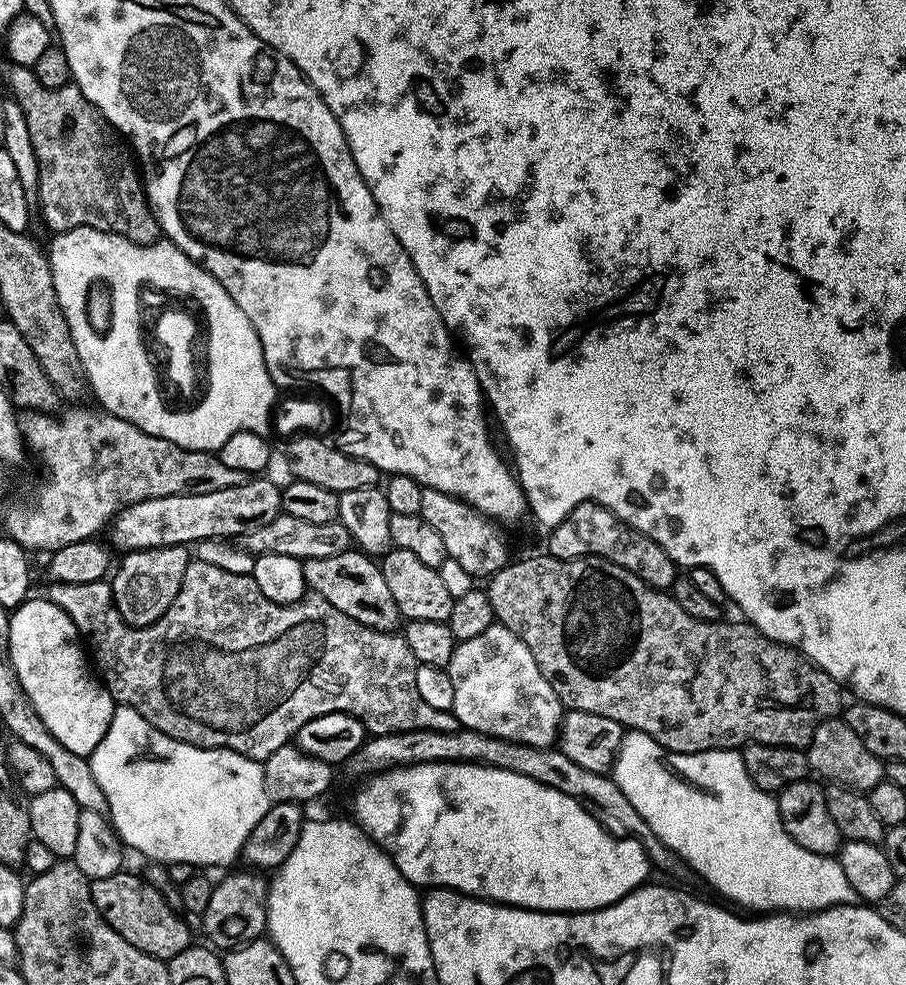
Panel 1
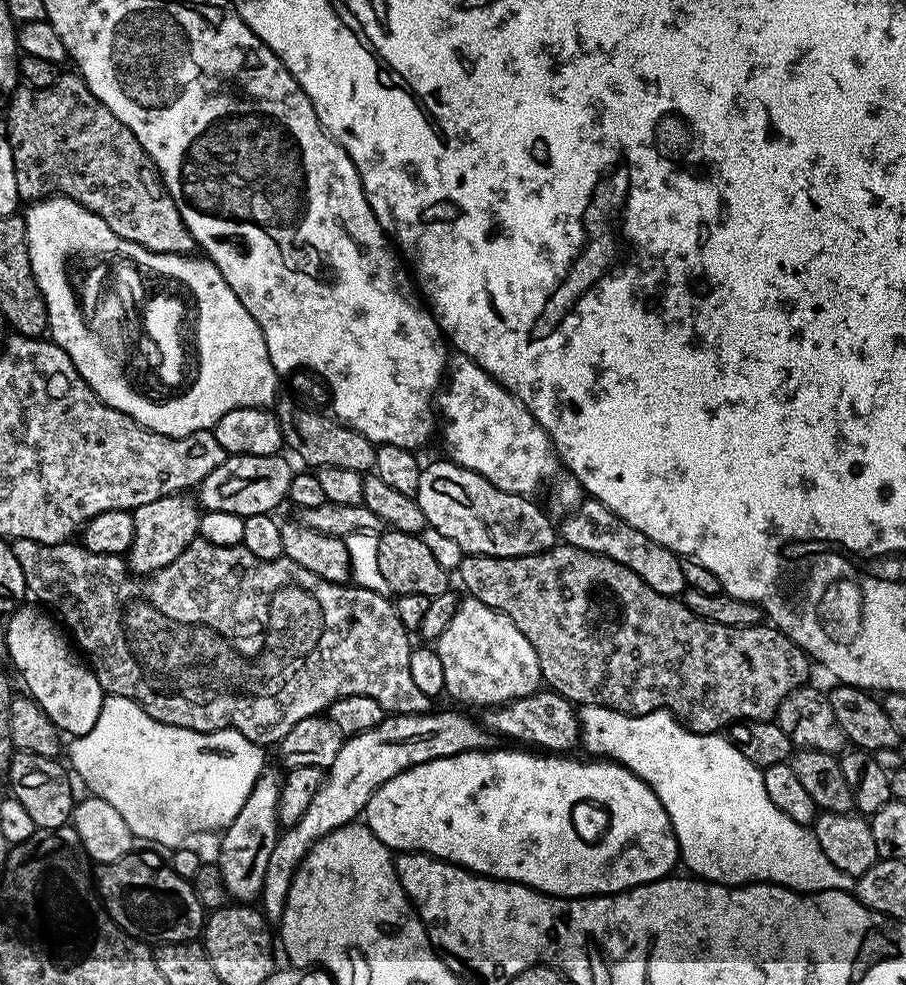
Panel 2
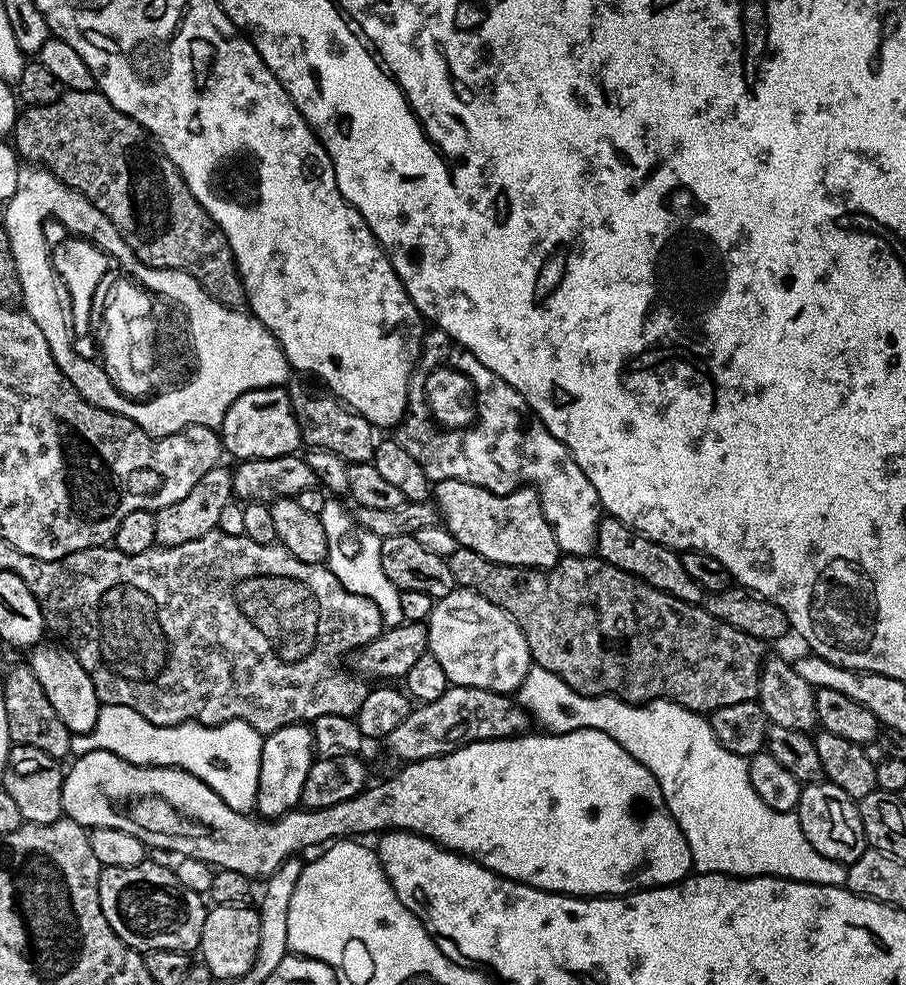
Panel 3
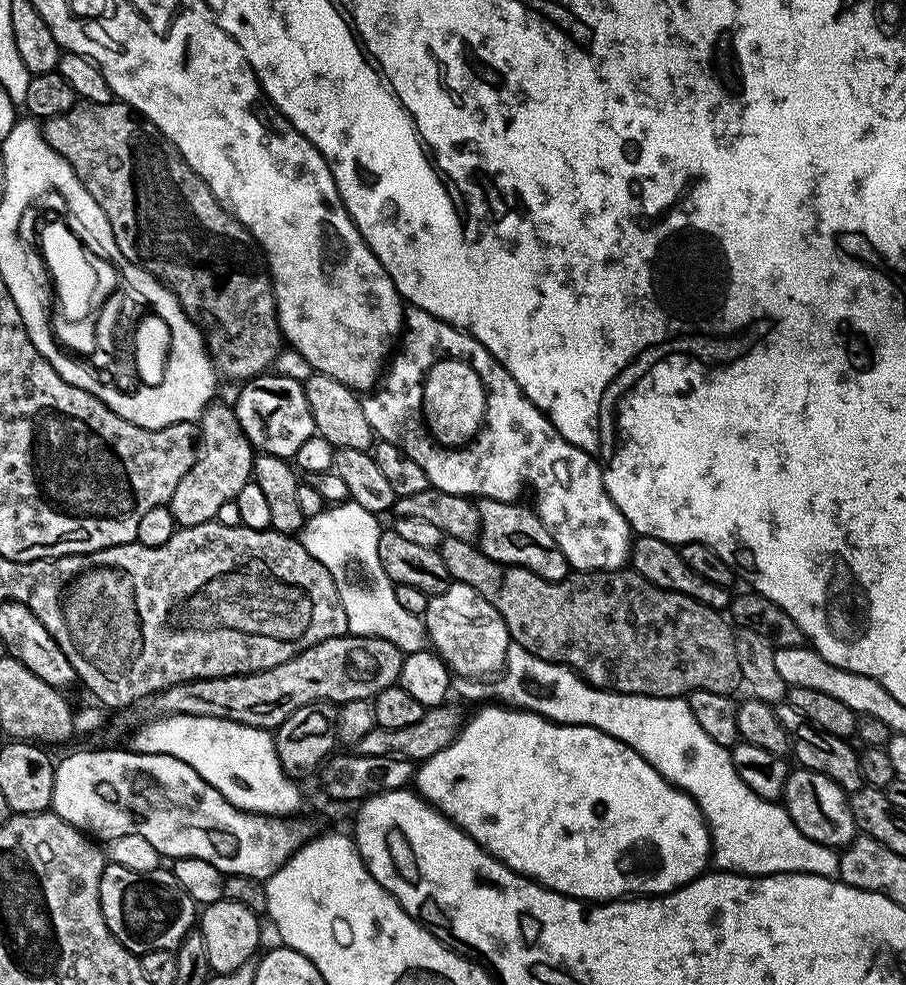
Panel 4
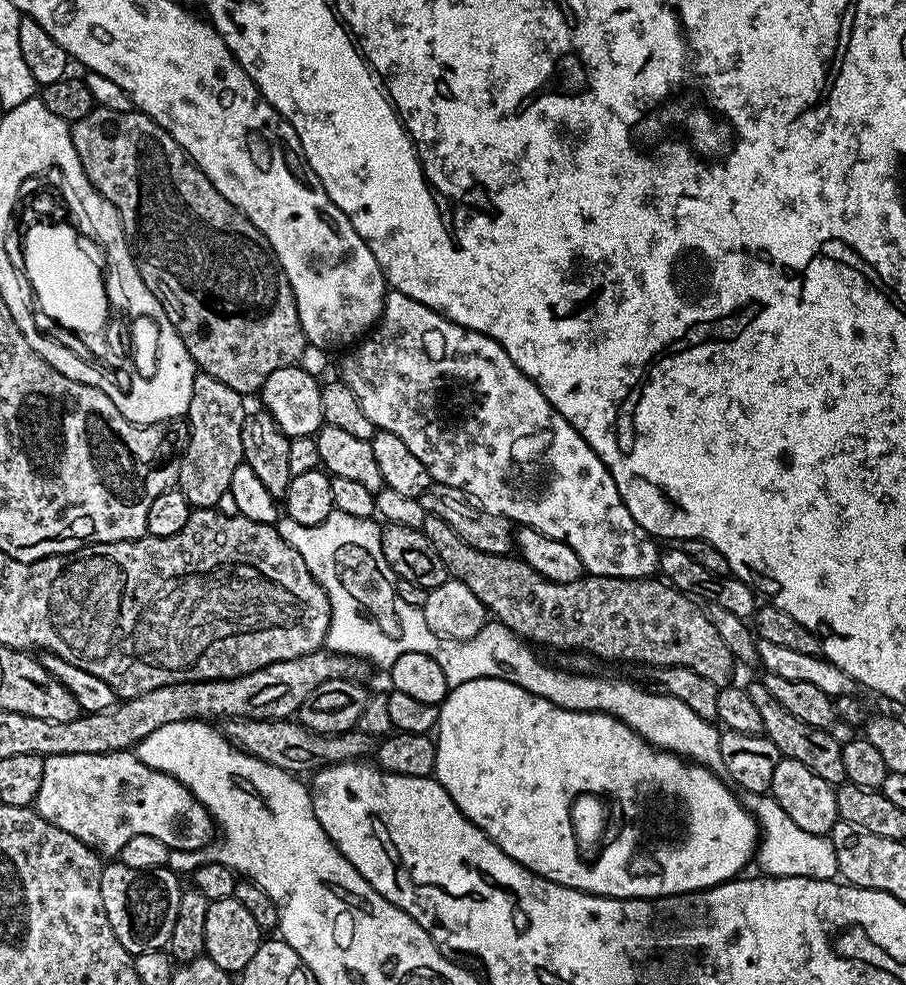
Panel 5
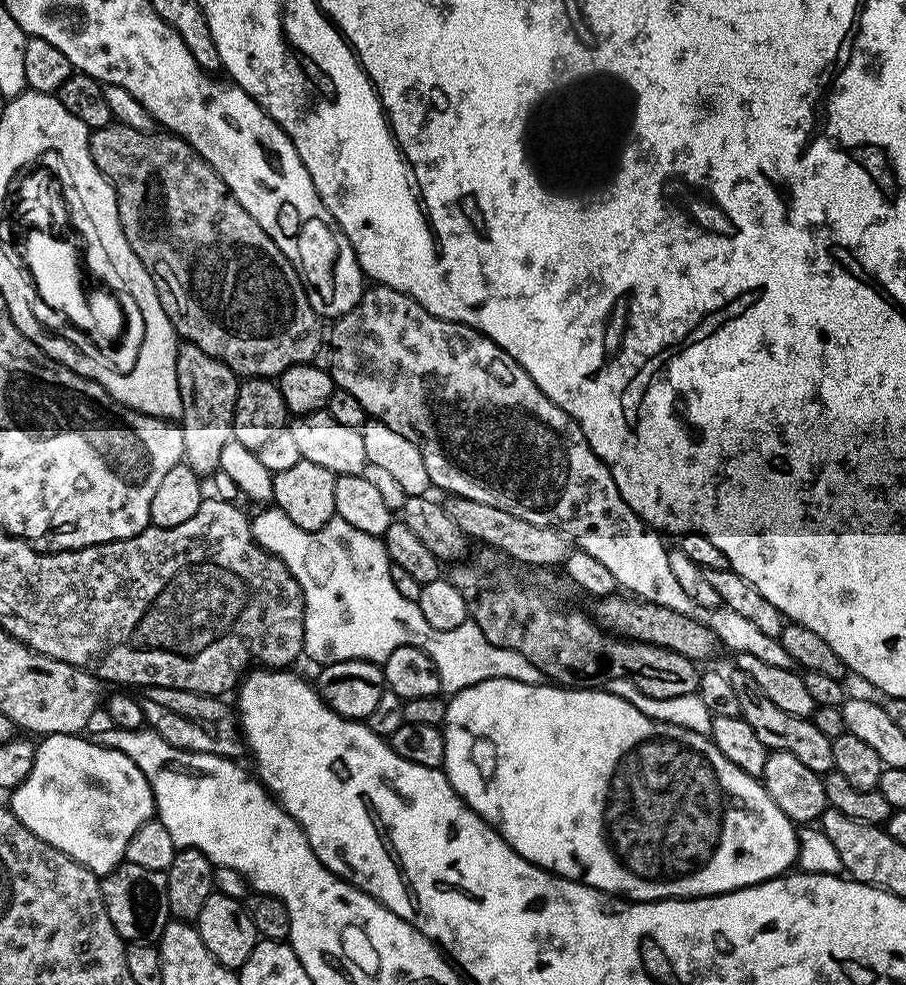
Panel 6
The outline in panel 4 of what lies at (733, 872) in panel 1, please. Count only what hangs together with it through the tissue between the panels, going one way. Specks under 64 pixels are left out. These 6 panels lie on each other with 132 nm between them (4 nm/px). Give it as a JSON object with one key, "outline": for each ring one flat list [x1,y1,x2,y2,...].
{"outline":[[514,643,508,645,504,667,499,675,489,680,456,676,452,681,452,692,464,700,499,702,501,705,526,712,537,712,539,716,544,716,556,724,585,724,618,738,624,744,629,744,639,756,650,762,650,766,654,766,654,770,658,770,658,774,662,774,662,778,666,778,681,792,685,792,700,808,705,822,708,823,708,832,712,836,711,859,717,869,739,872,742,876,773,876,779,872,801,872,833,878,840,875,840,852,806,838,806,834,802,834,802,830,794,826,783,803,758,798,758,794,754,794,754,790,750,790,750,786,746,786,746,782,738,778,731,751,718,746,718,742,714,742,714,738,710,738,710,734,706,734,706,730,698,726,694,714,690,714,687,699,674,696,627,696,621,692,605,692,602,688,594,688,587,684,585,680,580,679,577,672,564,664,546,662,530,654,530,650]]}

